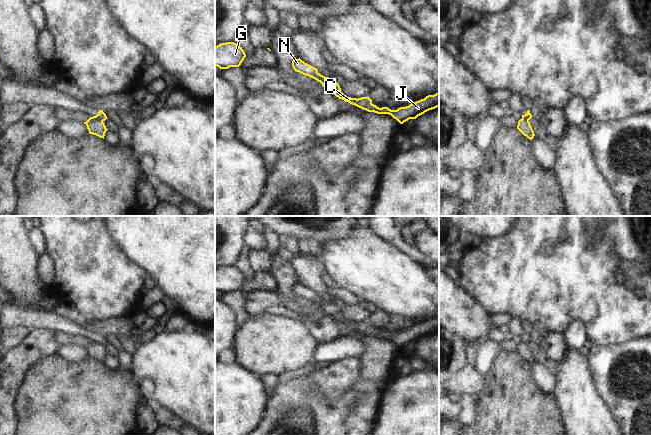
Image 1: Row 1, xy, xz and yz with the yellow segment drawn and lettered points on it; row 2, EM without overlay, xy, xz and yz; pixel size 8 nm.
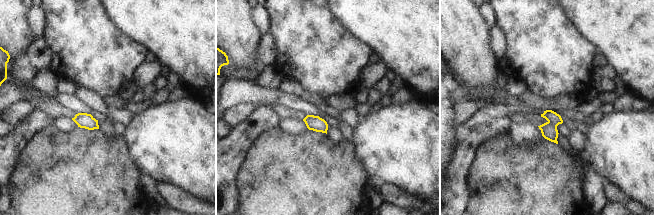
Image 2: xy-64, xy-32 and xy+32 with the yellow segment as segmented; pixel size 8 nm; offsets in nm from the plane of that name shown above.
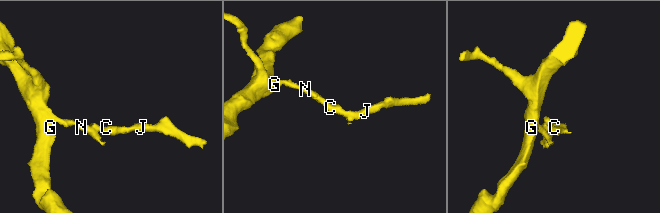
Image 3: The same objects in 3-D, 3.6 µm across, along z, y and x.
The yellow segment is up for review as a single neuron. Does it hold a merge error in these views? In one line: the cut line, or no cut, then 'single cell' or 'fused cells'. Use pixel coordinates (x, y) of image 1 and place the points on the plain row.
xy (92, 341), (102, 345) | fused cells

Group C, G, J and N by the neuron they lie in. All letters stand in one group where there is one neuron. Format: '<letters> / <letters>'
C J / G N

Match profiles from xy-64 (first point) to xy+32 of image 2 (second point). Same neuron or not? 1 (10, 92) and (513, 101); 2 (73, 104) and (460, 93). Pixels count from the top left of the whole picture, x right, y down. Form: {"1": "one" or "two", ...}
{"1": "one", "2": "one"}

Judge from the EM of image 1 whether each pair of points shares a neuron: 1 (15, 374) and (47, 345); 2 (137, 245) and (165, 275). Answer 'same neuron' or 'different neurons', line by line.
1: same neuron
2: same neuron

